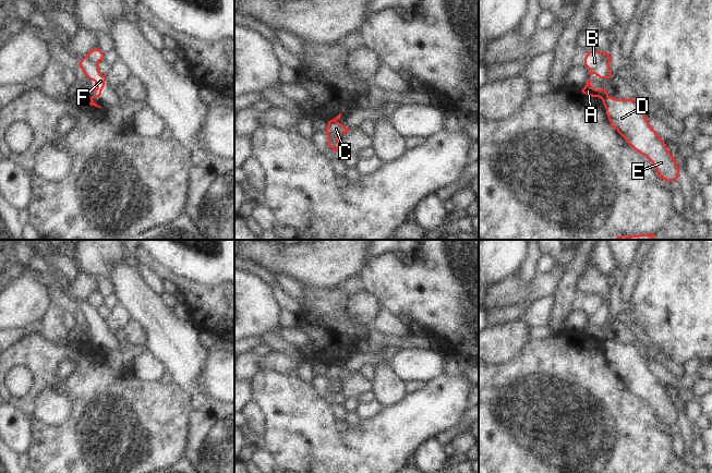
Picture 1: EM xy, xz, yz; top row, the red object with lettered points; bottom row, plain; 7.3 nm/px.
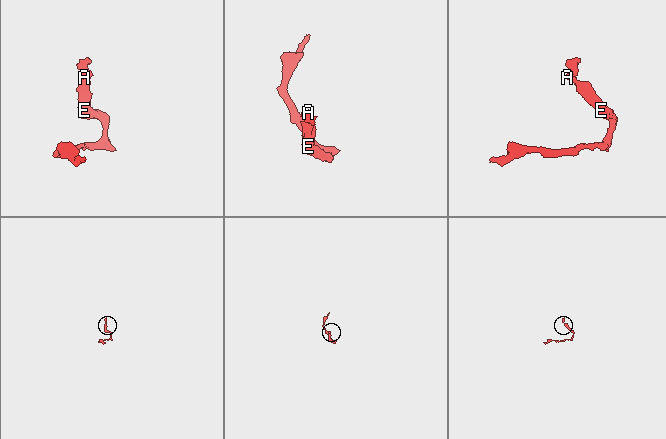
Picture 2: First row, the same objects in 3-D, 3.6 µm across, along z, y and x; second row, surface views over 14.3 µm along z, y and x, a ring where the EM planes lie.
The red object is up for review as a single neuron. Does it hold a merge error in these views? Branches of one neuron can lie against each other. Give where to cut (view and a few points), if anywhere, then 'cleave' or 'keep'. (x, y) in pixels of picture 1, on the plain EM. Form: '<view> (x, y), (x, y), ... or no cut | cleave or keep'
yz (607, 339), (602, 343) | cleave

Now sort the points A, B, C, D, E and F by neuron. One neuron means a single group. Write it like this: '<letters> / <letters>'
A B F / C D E

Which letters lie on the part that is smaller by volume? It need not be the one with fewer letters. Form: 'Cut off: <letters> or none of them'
Cut off: A, B, F

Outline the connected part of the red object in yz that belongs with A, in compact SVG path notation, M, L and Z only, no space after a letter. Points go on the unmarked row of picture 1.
M589 322L586 330L582 332L581 335L583 338L592 340L592 341L599 341L601 343L604 343L605 341L608 340L607 336L605 332L601 332L601 333L595 333L592 331L591 329L591 324Z

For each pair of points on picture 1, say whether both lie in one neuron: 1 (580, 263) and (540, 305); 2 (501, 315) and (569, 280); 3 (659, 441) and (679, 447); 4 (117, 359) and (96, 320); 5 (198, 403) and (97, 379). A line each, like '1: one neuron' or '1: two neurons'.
1: two neurons
2: two neurons
3: two neurons
4: two neurons
5: two neurons

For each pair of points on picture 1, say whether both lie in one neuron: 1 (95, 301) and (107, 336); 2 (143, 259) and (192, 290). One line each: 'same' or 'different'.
1: same
2: same

